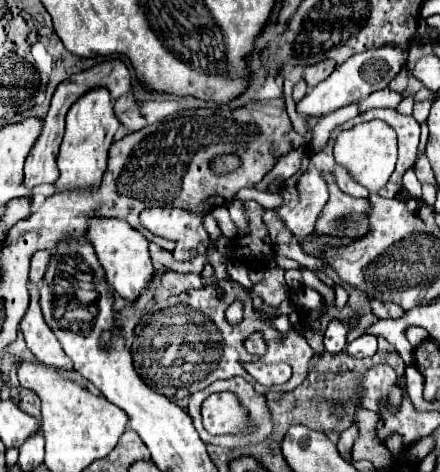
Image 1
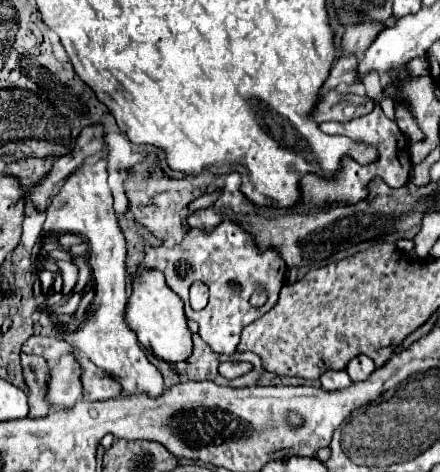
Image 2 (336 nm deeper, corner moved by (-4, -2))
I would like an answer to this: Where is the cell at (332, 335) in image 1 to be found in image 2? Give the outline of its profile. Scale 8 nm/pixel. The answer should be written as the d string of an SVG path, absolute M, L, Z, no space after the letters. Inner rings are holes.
M328 370L328 372L320 378L320 382L322 382L322 388L324 388L324 390L342 390L342 388L348 388L348 386L352 384L350 376L348 376L344 370L340 370L340 372Z

